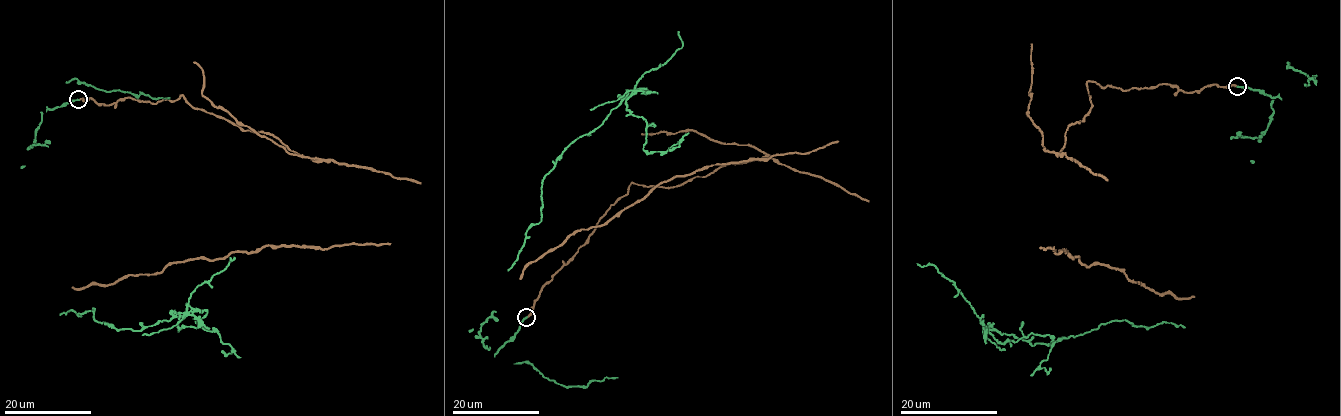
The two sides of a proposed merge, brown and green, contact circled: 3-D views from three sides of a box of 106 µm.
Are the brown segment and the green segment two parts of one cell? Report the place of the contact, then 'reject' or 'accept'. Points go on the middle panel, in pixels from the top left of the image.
at (526, 317); reject

